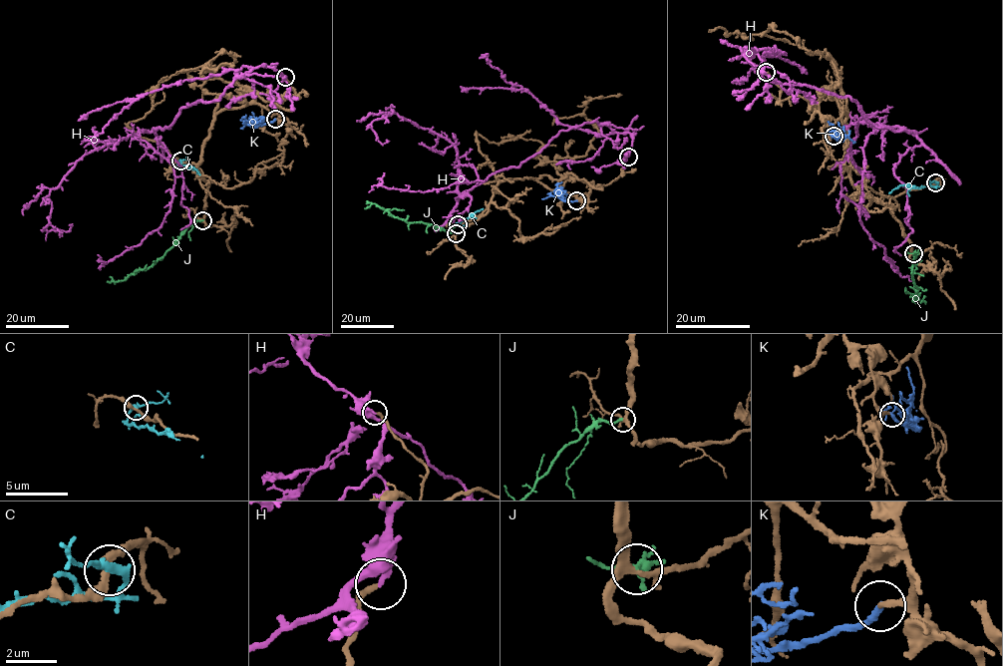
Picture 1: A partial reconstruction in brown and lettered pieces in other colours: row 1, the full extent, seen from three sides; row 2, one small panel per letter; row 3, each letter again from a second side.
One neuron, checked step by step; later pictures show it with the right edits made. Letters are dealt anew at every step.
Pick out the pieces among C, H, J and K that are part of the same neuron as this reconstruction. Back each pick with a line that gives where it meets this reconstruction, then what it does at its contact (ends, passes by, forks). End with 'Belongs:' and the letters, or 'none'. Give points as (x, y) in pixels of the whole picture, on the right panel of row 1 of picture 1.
K: meets brown at (834, 136); it ends there
Belongs: K

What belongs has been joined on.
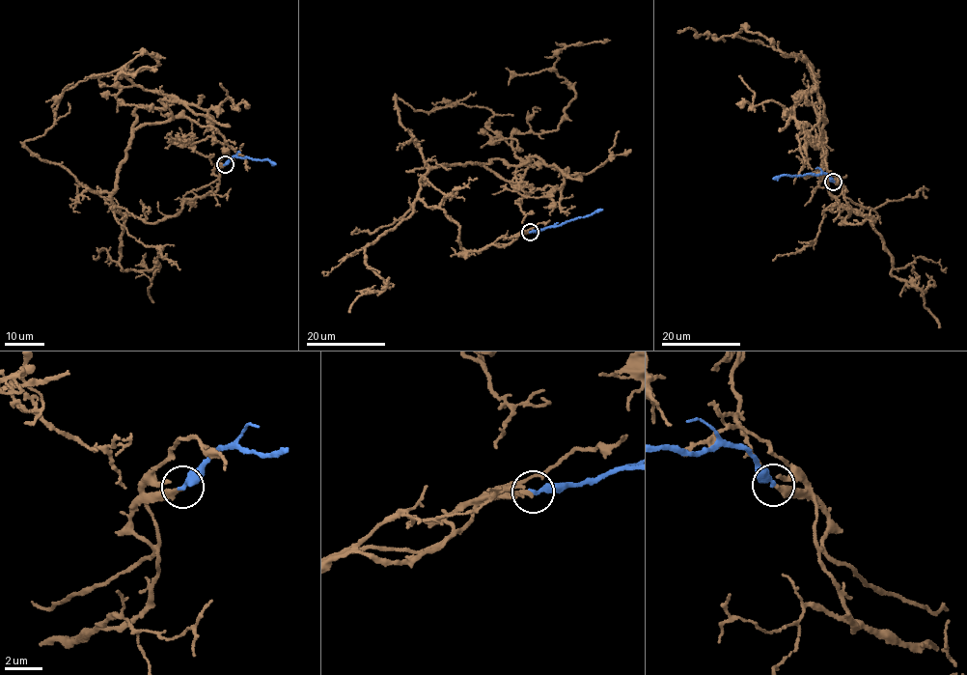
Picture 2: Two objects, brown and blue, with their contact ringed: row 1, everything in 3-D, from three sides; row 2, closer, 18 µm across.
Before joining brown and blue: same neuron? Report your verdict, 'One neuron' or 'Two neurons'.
One neuron

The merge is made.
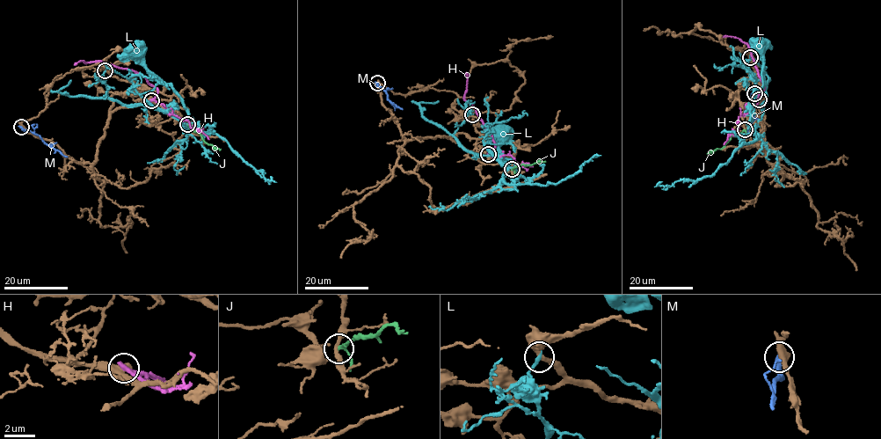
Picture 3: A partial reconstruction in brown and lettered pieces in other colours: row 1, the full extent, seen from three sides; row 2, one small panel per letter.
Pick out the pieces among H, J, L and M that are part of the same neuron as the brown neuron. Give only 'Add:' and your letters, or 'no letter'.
Add: no letter

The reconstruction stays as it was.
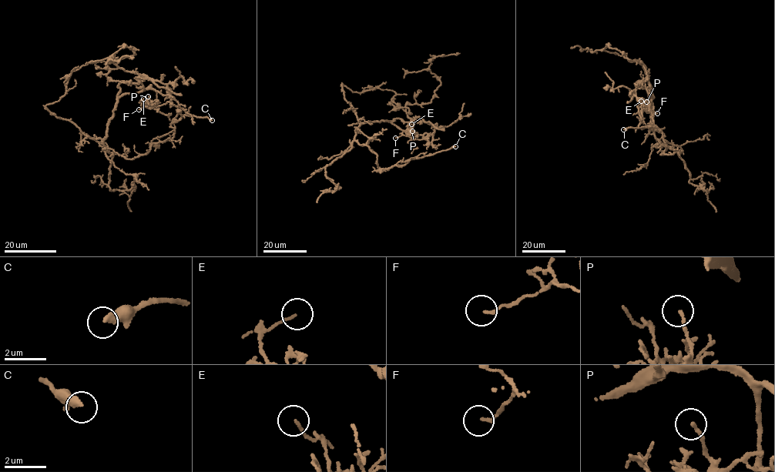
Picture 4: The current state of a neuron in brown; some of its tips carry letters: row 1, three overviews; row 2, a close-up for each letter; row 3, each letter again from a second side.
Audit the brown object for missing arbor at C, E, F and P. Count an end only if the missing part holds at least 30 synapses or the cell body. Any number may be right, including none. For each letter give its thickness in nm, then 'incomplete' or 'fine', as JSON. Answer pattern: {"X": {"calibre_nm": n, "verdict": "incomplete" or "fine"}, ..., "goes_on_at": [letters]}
{"C": {"calibre_nm": 320, "verdict": "fine"}, "E": {"calibre_nm": 90, "verdict": "fine"}, "F": {"calibre_nm": 140, "verdict": "fine"}, "P": {"calibre_nm": 150, "verdict": "fine"}, "goes_on_at": []}

